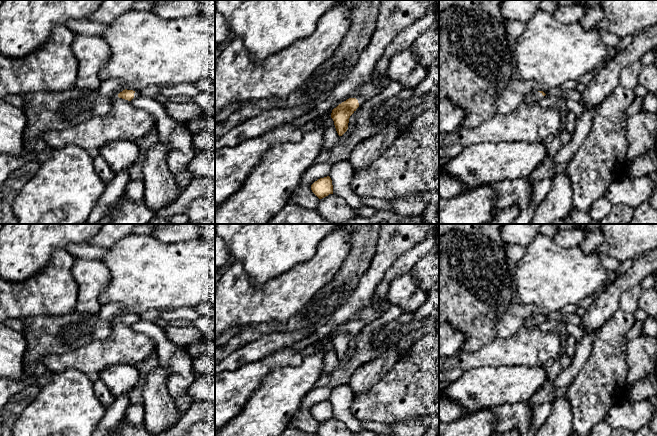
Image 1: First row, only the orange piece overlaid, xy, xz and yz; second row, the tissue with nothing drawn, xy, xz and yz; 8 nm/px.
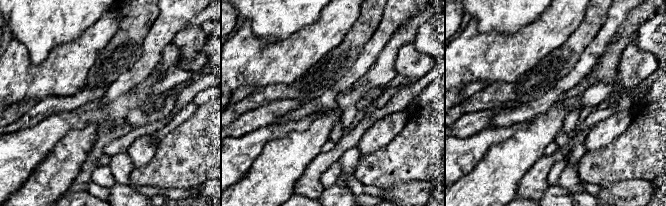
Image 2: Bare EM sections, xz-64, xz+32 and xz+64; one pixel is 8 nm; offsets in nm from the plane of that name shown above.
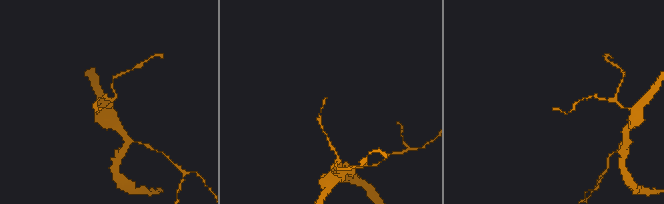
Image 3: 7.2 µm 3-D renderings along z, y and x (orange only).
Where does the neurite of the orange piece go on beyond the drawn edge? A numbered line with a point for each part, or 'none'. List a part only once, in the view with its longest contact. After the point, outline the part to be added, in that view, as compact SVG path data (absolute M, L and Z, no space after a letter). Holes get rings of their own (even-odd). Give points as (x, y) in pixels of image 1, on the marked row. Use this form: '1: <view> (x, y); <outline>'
1: xz (406, 38); M430 11L423 18L417 20L399 33L387 46L383 56L376 63L370 80L363 84L351 98L356 98L360 106L381 93L384 90L382 82L387 77L390 59L393 55L398 51L410 47L421 34L436 25L439 25L439 15L434 11Z

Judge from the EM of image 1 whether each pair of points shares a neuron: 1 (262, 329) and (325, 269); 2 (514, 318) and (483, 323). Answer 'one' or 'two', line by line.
1: two
2: two

